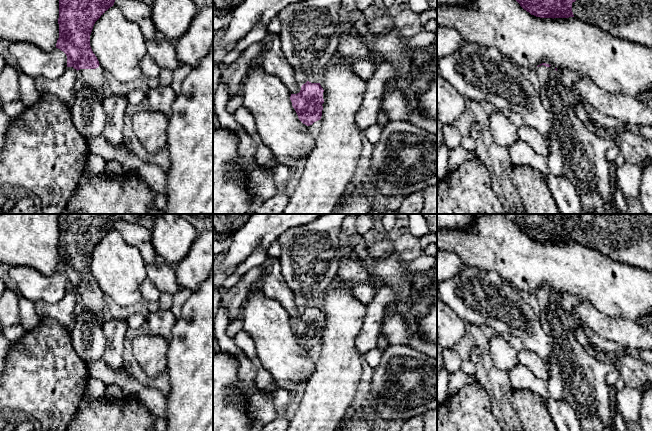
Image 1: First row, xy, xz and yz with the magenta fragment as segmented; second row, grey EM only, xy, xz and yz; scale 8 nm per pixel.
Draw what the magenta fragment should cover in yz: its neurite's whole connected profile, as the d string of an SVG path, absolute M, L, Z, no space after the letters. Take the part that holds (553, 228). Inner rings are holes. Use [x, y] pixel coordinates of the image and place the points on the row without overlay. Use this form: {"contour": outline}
{"contour": "M501 214L513 221L520 230L531 239L540 242L574 241L572 227L576 225L580 214Z"}

